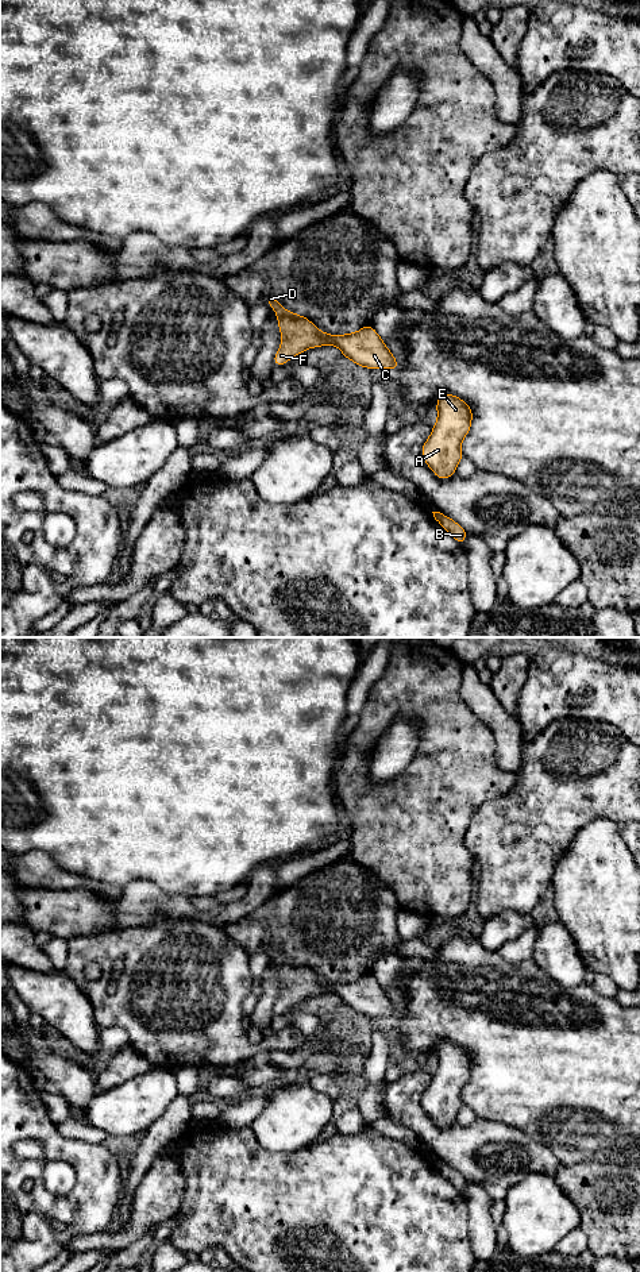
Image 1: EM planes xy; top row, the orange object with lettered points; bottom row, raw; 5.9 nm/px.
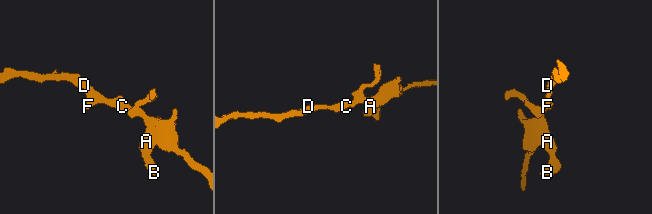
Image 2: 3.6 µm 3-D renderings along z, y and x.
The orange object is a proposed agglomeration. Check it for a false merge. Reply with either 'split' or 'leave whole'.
leave whole

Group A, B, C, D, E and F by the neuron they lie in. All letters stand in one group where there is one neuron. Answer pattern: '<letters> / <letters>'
A B C D E F

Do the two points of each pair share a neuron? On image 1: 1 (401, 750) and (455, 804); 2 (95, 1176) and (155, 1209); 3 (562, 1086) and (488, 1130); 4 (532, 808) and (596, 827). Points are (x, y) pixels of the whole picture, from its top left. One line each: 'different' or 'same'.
1: different
2: different
3: different
4: different

